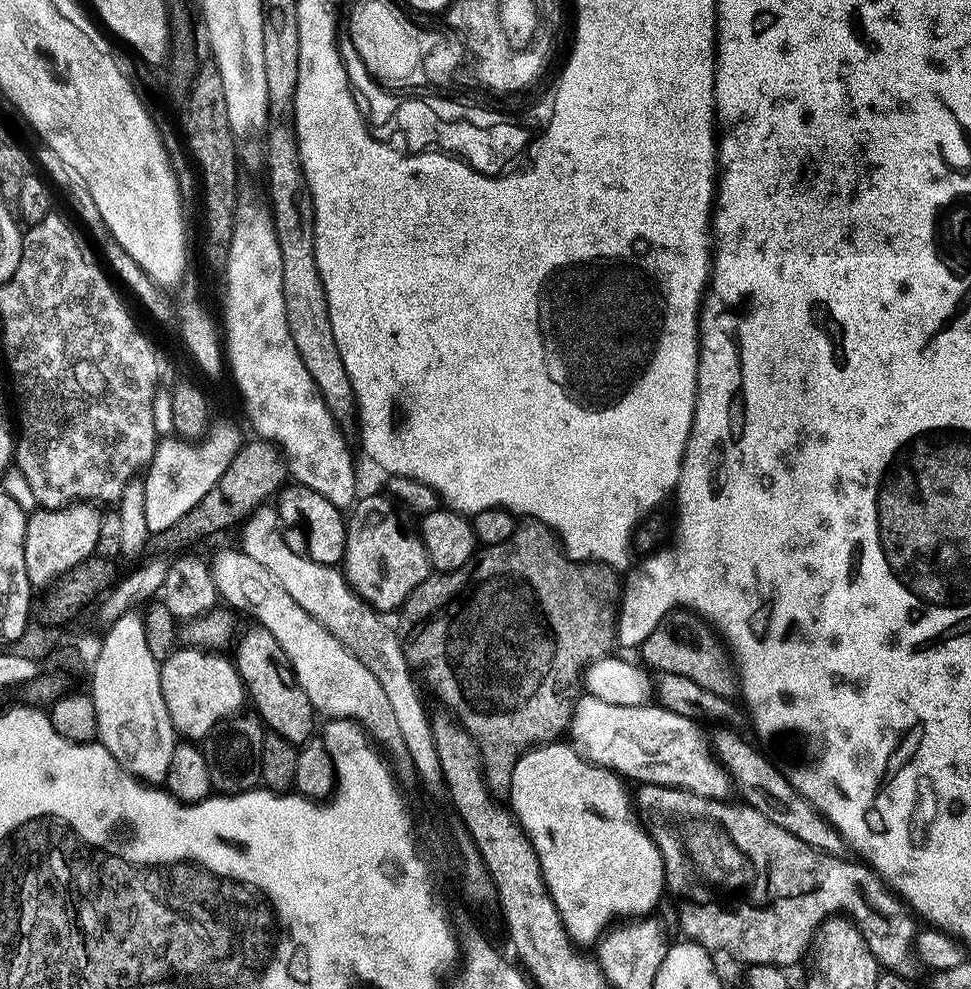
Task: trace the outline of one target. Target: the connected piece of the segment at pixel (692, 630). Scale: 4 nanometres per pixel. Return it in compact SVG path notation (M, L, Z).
M687 610L671 612L657 628L651 629L643 640L645 660L643 663L653 673L688 678L690 682L702 686L702 690L710 694L729 698L737 695L738 673L734 667L733 657L712 625L700 619L696 613Z

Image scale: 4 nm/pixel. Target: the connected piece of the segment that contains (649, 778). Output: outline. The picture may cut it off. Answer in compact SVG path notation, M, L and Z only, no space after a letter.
M584 698L575 705L570 740L584 759L600 768L611 768L621 778L727 801L734 792L732 777L714 758L709 741L704 741L696 724L693 717L679 716L663 706L610 706L610 702Z

